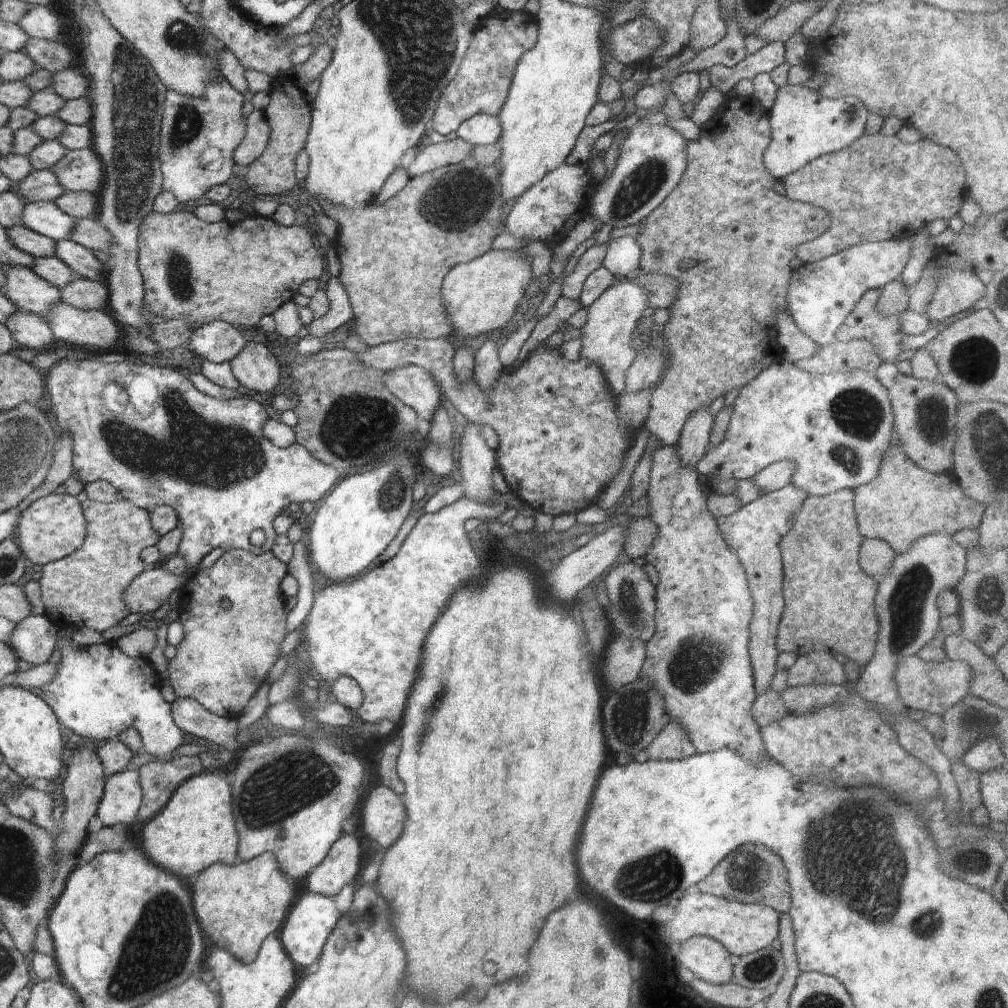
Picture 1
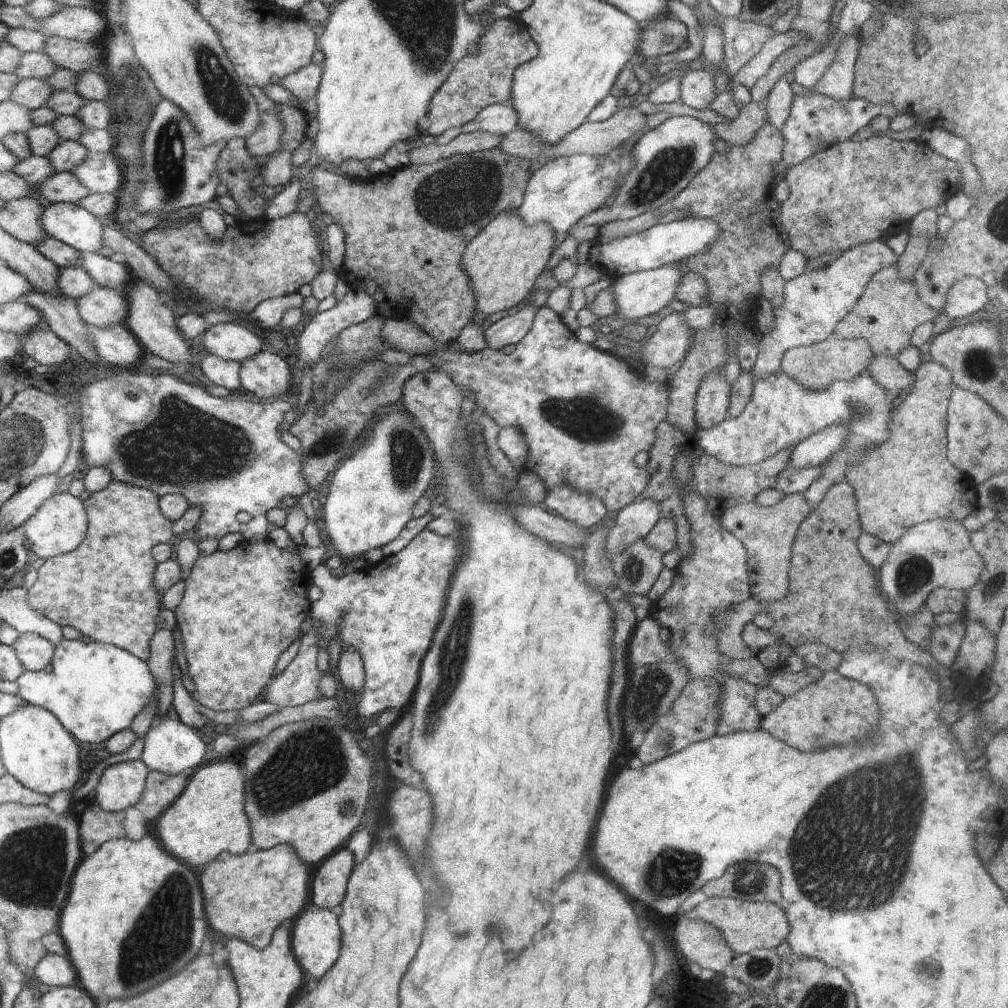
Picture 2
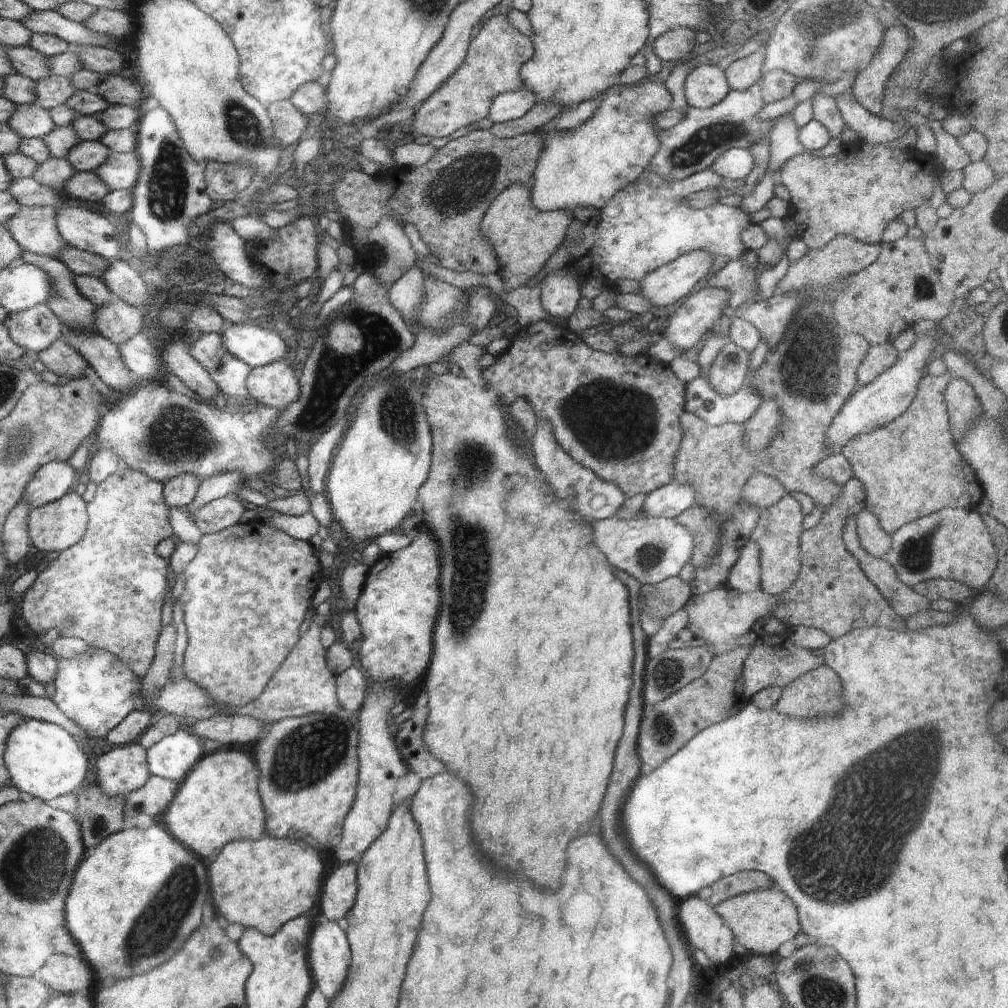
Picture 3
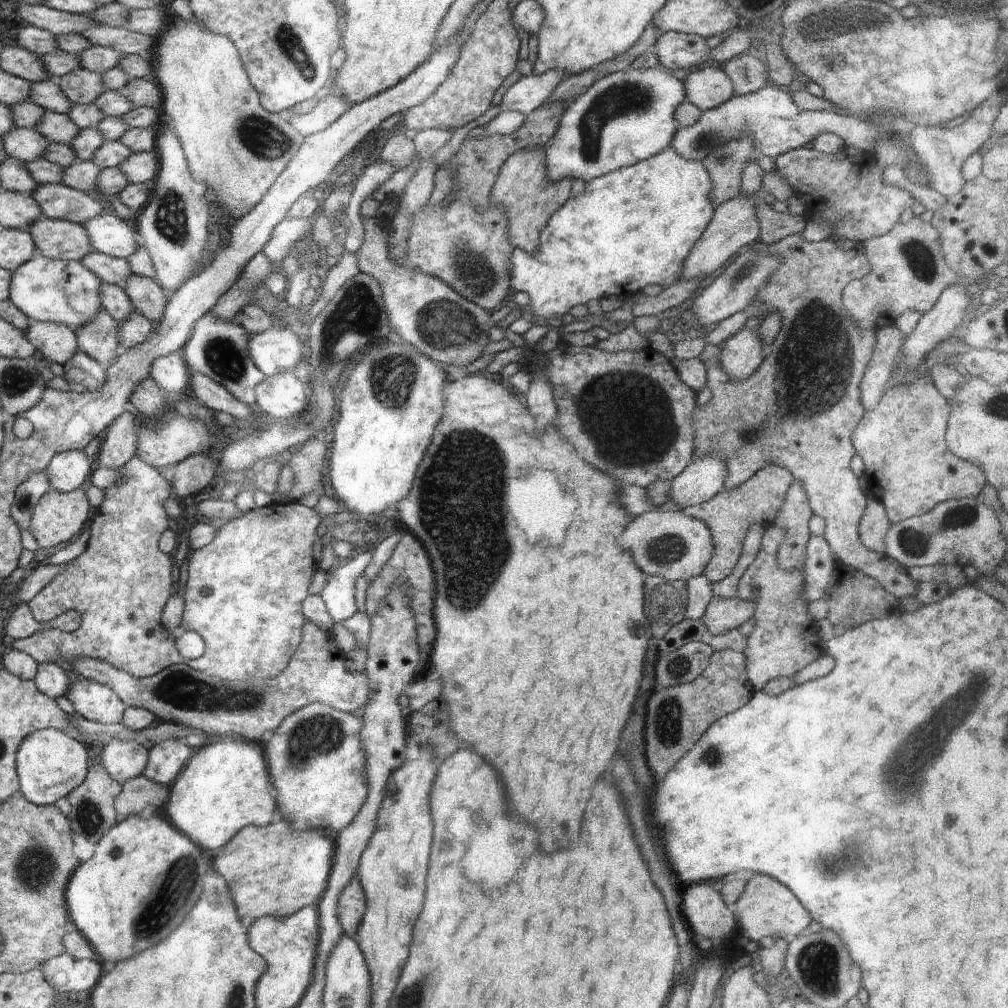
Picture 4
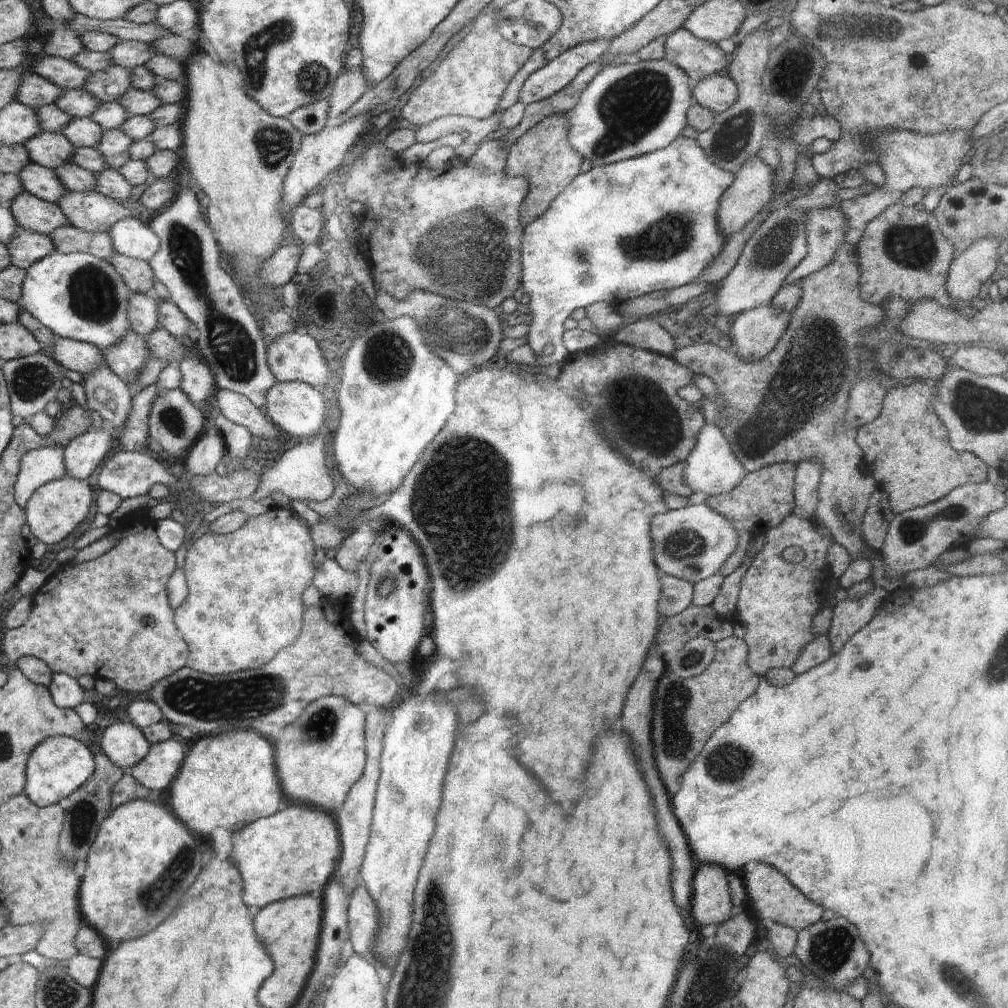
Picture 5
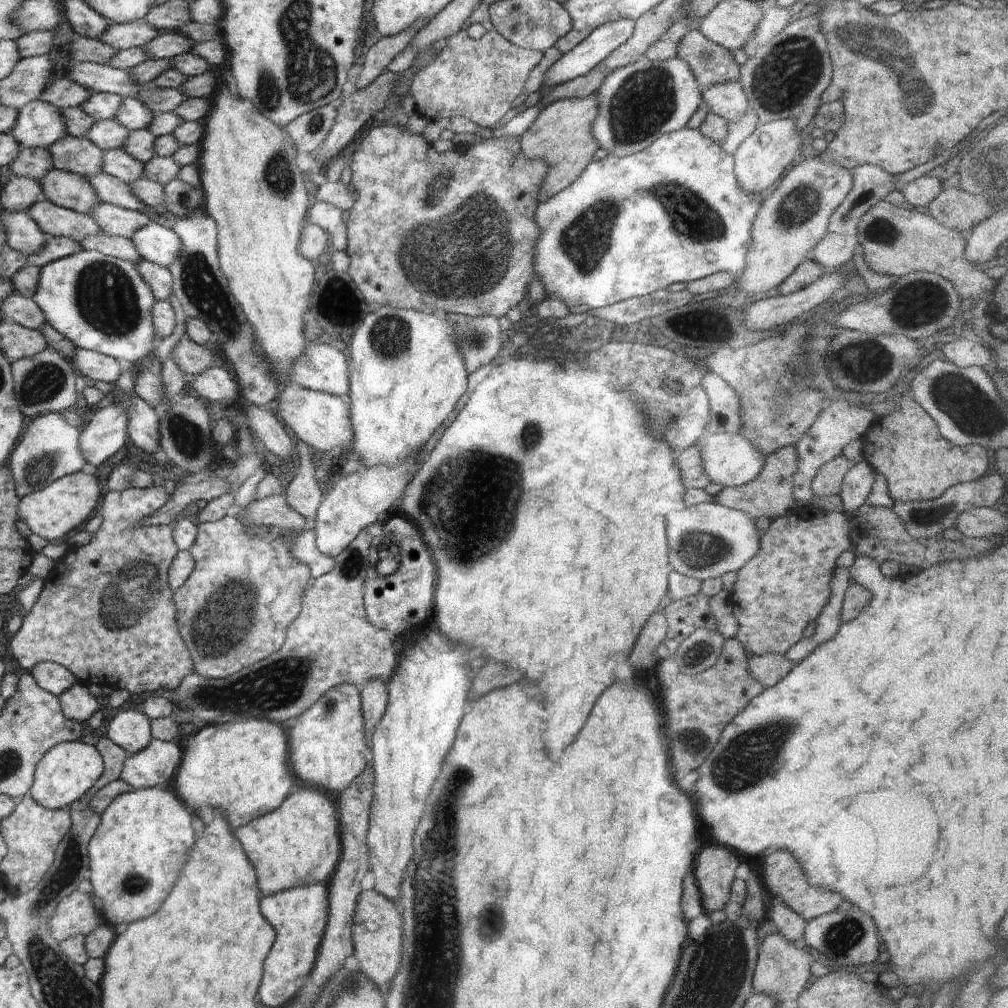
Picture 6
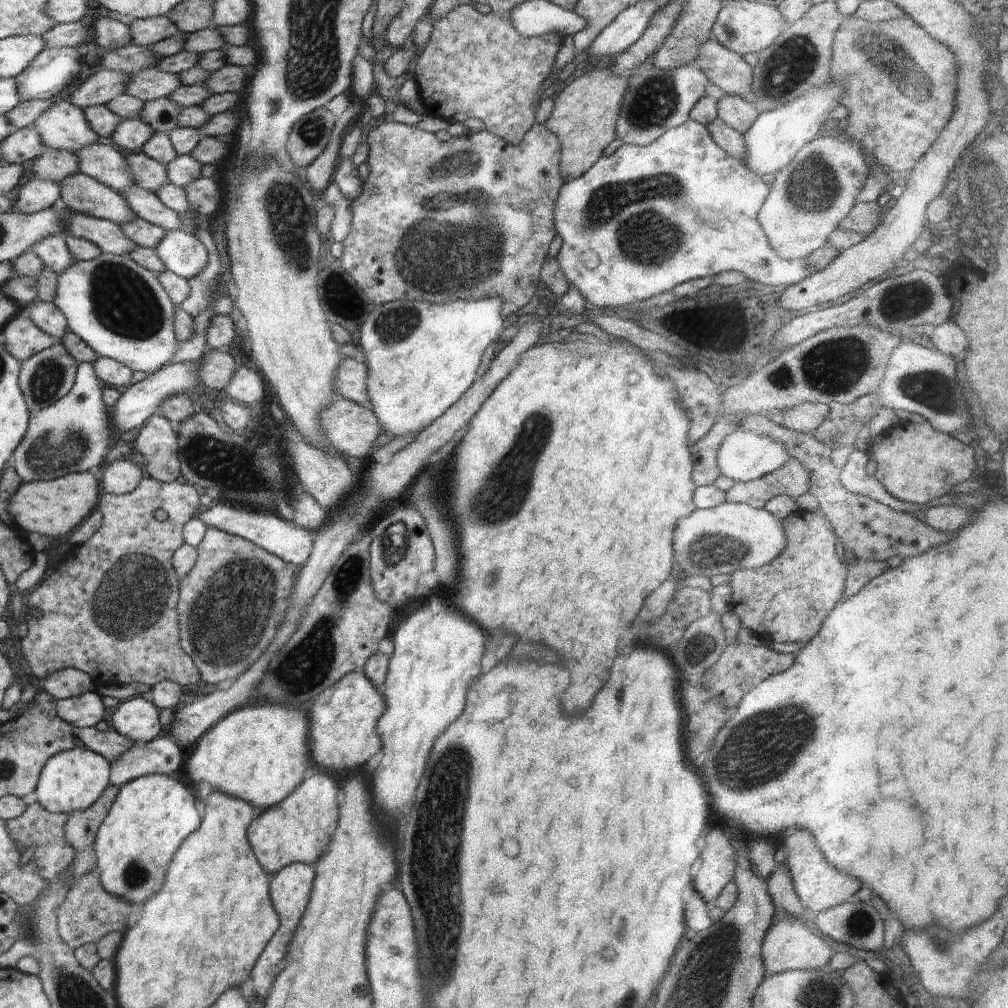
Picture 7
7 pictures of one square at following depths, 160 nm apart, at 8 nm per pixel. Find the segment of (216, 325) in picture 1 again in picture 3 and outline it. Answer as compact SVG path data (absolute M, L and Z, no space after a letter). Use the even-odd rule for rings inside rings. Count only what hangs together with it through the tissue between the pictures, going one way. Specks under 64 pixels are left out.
M231 323L219 334L223 347L253 369L284 358L288 347L274 331L252 324Z

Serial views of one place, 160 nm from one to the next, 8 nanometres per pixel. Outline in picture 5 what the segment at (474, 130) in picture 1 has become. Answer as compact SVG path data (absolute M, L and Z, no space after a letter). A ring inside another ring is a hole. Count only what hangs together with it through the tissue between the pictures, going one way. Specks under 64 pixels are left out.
M610 41L582 43L549 60L526 78L520 89L519 101L525 105L537 103L562 90L581 68L596 61L606 52Z

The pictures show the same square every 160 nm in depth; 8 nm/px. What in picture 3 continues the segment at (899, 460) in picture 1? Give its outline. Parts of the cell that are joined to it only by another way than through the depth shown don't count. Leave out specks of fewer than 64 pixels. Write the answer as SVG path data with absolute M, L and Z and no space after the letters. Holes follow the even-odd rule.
M950 371L941 375L922 376L912 402L900 416L884 426L850 439L850 442L841 448L843 457L852 469L853 478L864 483L864 508L876 516L882 530L890 536L902 525L944 507L975 509L984 497L981 482L972 466L959 453L949 427L945 390L952 377Z

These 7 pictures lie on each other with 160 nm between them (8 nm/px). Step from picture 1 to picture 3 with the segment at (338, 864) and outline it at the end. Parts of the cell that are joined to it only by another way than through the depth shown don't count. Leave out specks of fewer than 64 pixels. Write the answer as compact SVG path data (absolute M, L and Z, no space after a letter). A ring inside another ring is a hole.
M352 861L341 863L322 880L320 908L324 919L337 922L352 908L358 892L357 867Z

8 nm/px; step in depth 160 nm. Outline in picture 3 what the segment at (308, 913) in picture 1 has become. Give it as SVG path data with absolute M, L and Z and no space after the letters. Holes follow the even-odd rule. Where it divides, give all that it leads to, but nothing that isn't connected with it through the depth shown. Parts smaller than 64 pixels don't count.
M321 919L307 938L307 962L314 986L330 1000L346 980L351 948L336 921Z

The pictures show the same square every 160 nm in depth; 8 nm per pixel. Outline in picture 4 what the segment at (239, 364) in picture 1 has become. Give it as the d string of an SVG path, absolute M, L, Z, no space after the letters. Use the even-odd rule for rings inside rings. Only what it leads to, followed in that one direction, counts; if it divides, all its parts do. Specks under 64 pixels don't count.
M293 372L268 376L254 388L255 408L278 421L290 420L300 414L310 400L307 386Z

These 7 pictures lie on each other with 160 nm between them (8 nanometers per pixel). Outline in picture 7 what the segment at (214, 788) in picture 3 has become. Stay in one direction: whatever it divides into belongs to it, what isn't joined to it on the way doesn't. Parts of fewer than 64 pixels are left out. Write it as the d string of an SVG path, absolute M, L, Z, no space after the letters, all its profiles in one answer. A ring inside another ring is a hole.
M280 705L238 707L226 718L213 724L194 743L194 754L188 760L188 776L192 784L208 782L216 791L225 795L242 799L251 804L256 812L275 807L287 796L290 796L300 786L303 778L312 770L310 766L310 750L307 744L309 719L307 712L298 712L296 708L286 708Z

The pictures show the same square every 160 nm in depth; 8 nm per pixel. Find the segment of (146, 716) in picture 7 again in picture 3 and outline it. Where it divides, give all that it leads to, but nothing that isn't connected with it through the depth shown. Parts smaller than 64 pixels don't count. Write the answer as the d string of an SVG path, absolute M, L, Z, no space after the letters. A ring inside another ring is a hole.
M139 742L112 748L112 750L97 758L96 767L95 780L102 792L109 797L125 797L131 792L140 790L151 775L150 765L147 761L147 750Z

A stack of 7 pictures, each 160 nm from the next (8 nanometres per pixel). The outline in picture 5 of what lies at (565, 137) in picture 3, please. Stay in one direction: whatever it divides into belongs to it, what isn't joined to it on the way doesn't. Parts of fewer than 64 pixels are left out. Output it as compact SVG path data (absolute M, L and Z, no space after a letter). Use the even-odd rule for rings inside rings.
M665 58L660 61L606 65L592 77L567 118L568 144L595 166L613 164L666 148L687 125L686 115L694 102L691 90L692 84L687 74Z

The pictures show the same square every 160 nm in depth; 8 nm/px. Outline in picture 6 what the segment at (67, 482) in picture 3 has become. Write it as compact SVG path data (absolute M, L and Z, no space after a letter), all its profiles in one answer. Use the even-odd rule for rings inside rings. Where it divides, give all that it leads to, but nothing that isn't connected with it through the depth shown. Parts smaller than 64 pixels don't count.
M113 403L98 409L83 428L79 447L91 470L95 470L124 446L127 418L123 407Z

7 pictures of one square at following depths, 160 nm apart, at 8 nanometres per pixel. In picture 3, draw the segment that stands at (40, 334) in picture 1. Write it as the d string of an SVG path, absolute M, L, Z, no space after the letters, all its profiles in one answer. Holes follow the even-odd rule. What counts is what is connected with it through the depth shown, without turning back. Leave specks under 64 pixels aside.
M64 330L63 335L52 346L38 353L38 358L50 372L73 379L83 376L88 364L85 358L68 342L68 336L68 332Z

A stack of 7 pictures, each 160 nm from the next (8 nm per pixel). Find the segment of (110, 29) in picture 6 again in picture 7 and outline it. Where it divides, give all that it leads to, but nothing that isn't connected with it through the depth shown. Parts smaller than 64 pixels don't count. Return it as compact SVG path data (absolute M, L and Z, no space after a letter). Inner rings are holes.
M167 15L134 19L129 25L129 31L131 42L141 47L150 47L178 33L176 25Z

